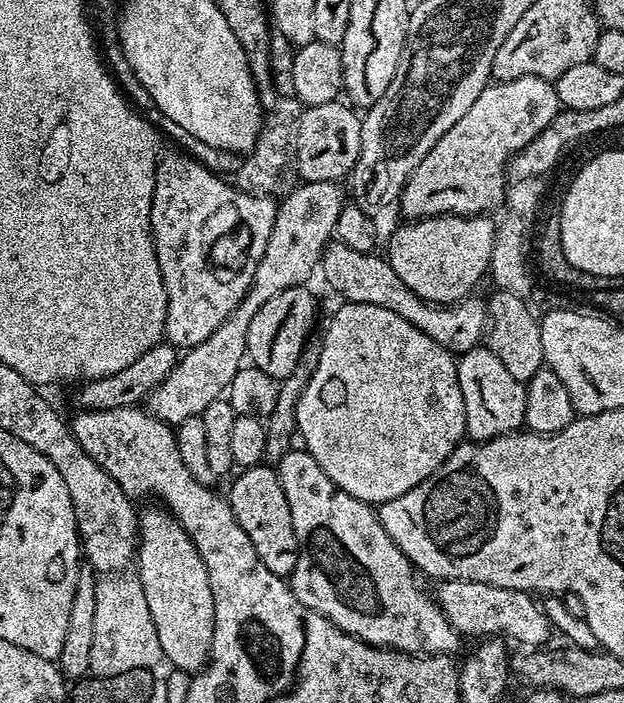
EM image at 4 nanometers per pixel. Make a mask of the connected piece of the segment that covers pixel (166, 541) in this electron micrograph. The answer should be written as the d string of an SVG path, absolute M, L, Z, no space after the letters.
M163 506L148 508L139 513L138 579L146 594L146 606L150 606L150 618L158 634L160 651L173 669L195 674L208 663L210 646L214 638L214 594L210 590L210 578L190 534L186 534L171 512Z

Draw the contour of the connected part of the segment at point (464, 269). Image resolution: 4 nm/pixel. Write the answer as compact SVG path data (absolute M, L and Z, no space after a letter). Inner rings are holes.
M487 215L479 216L426 216L423 220L408 220L401 228L396 228L392 232L392 237L388 240L388 252L386 259L388 265L418 294L423 300L428 300L431 304L453 305L457 300L464 299L473 291L472 288L480 279L485 279L488 272L488 263L492 261L492 247L496 241L495 223L488 221Z

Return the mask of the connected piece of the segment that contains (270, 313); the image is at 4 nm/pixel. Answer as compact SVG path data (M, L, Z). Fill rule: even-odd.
M308 286L282 290L274 295L250 322L247 342L247 359L277 382L283 381L296 368L296 359L304 352L304 343L312 332L316 320L316 300ZM252 359L252 360L251 360Z

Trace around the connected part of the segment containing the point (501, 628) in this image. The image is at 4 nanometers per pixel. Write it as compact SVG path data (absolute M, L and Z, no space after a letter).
M446 580L439 587L440 589L434 592L435 599L438 601L440 609L444 611L444 617L447 618L448 623L456 629L461 637L492 638L499 634L509 641L517 640L518 643L525 644L525 649L536 650L547 645L544 643L551 636L554 636L554 629L548 620L548 615L545 614L543 607L537 601L536 604L532 601L533 597L527 592L499 588L482 582L474 582L473 580Z

